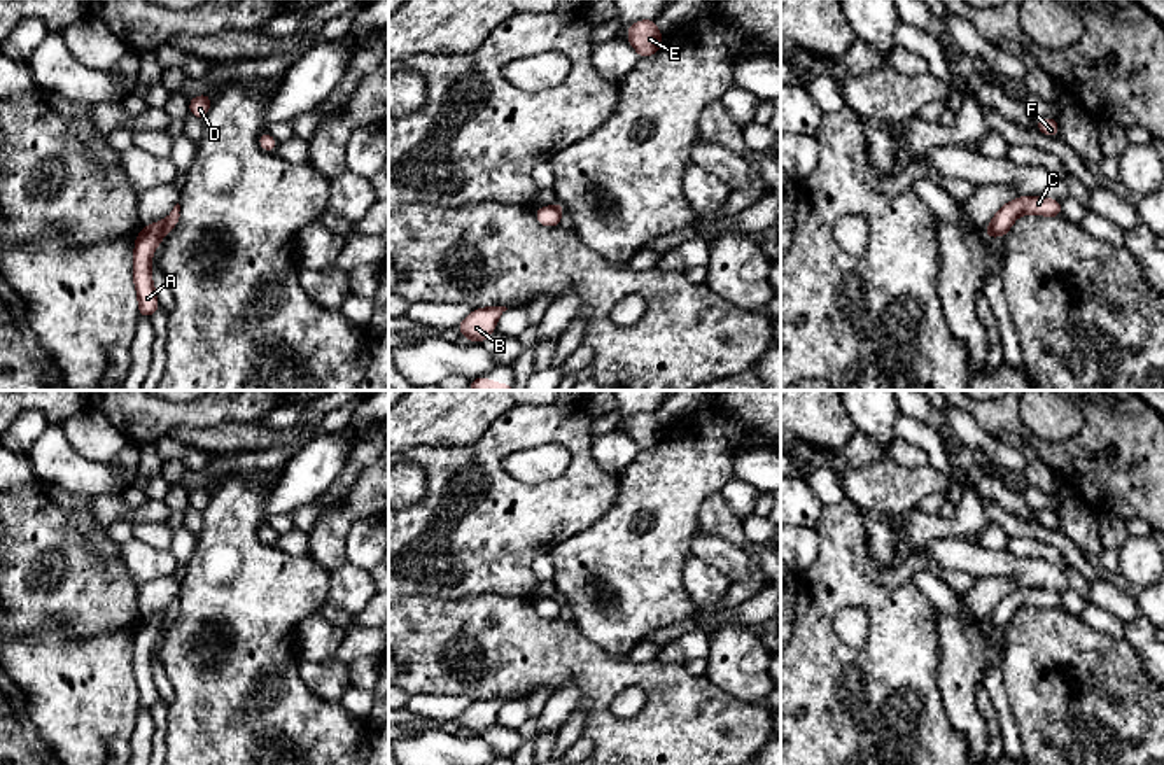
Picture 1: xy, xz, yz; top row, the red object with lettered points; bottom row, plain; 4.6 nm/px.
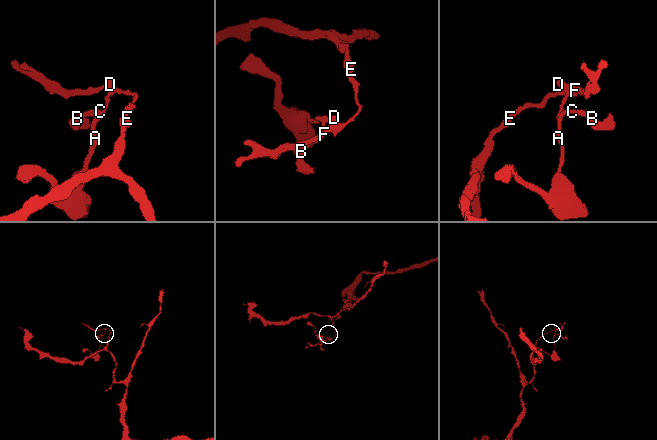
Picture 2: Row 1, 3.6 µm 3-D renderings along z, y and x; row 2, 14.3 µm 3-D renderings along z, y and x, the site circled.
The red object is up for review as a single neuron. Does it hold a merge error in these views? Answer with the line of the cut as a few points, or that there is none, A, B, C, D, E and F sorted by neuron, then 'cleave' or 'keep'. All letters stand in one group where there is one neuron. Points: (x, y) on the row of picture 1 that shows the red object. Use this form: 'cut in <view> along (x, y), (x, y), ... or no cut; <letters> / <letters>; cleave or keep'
cut in xy along (163, 221), (165, 231); A B C / D E F; cleave

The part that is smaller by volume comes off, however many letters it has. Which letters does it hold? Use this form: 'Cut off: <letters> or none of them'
Cut off: A, B, C

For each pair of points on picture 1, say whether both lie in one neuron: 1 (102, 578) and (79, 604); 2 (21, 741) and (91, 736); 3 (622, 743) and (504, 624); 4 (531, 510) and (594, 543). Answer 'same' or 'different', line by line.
1: same
2: different
3: same
4: different

